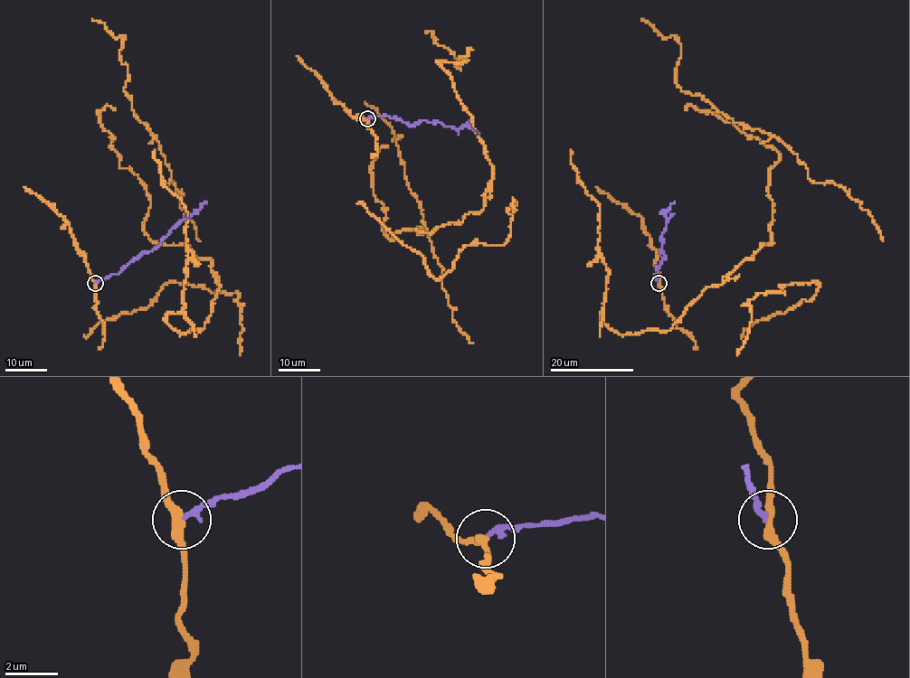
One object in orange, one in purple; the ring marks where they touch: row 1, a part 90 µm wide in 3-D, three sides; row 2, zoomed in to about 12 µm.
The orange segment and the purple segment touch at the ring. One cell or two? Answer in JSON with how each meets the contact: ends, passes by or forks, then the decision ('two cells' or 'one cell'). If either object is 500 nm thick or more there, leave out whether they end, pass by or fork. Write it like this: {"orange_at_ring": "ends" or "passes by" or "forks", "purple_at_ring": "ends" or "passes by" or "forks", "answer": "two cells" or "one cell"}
{"orange_at_ring": "passes by", "purple_at_ring": "ends", "answer": "two cells"}

